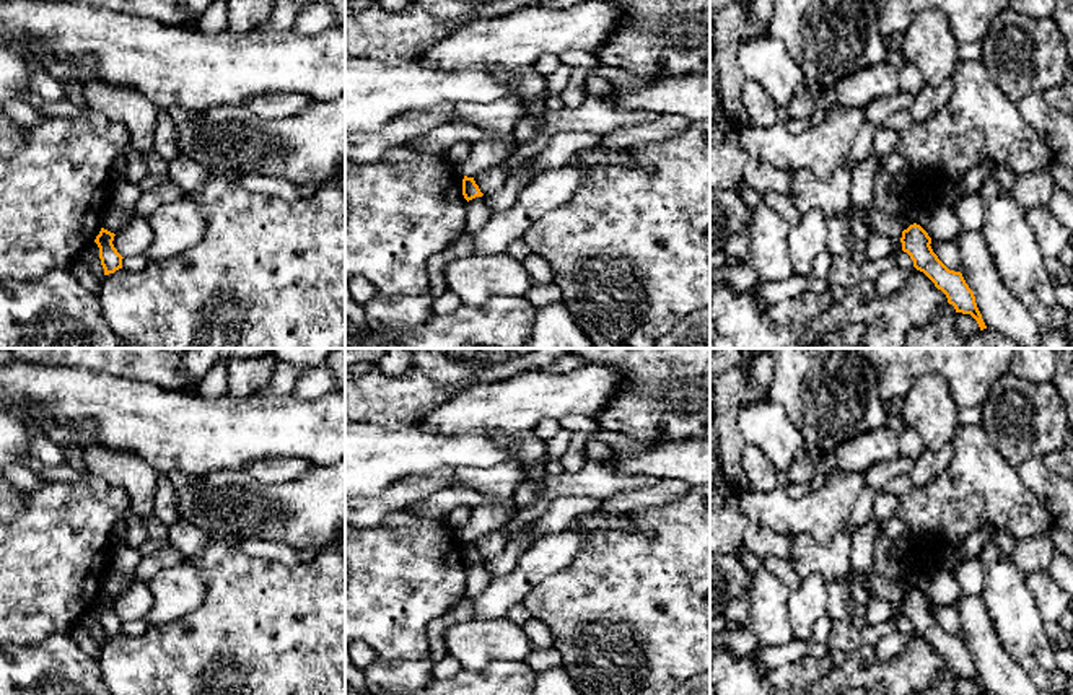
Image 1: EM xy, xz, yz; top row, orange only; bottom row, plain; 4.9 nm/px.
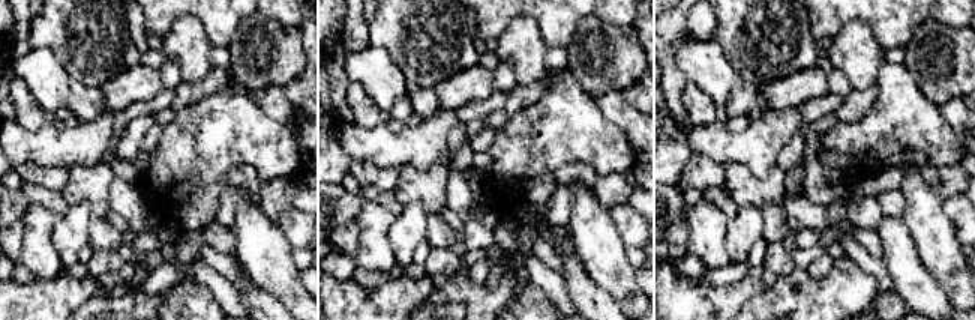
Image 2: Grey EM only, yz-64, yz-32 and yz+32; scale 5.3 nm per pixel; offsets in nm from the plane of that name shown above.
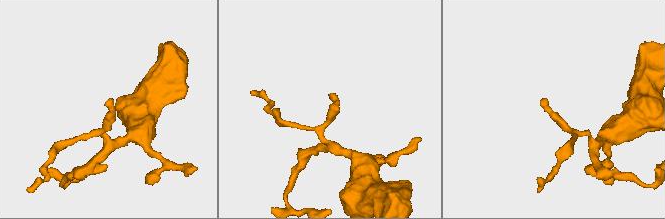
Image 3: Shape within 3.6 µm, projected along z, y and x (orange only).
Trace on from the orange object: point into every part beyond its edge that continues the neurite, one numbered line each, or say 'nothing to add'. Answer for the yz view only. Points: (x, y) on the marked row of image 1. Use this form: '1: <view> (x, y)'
nothing to add

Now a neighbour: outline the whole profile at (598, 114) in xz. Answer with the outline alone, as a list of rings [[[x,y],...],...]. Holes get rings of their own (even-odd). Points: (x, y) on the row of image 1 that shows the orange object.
[[[594,76],[588,81],[588,94],[580,107],[545,109],[541,119],[524,114],[516,122],[513,135],[518,143],[531,142],[537,133],[594,132],[602,137],[627,125],[658,119],[653,112],[620,111],[609,93],[611,83]]]

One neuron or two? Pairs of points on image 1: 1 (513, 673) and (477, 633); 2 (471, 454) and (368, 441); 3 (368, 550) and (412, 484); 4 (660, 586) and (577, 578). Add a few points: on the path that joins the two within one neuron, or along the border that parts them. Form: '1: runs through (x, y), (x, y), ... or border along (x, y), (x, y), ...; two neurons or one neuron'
1: border along (523, 660), (490, 660), (479, 669), (464, 669); two neurons
2: runs through (445, 451), (394, 451); one neuron
3: border along (402, 510), (389, 513), (373, 528), (362, 529); two neurons
4: runs through (639, 585), (598, 585); one neuron

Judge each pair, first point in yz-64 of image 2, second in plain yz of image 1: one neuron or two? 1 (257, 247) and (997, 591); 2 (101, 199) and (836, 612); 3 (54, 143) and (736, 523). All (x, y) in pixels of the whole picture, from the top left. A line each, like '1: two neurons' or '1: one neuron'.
1: one neuron
2: two neurons
3: two neurons

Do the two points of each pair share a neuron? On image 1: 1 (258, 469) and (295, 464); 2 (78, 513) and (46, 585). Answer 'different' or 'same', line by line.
1: same
2: same

